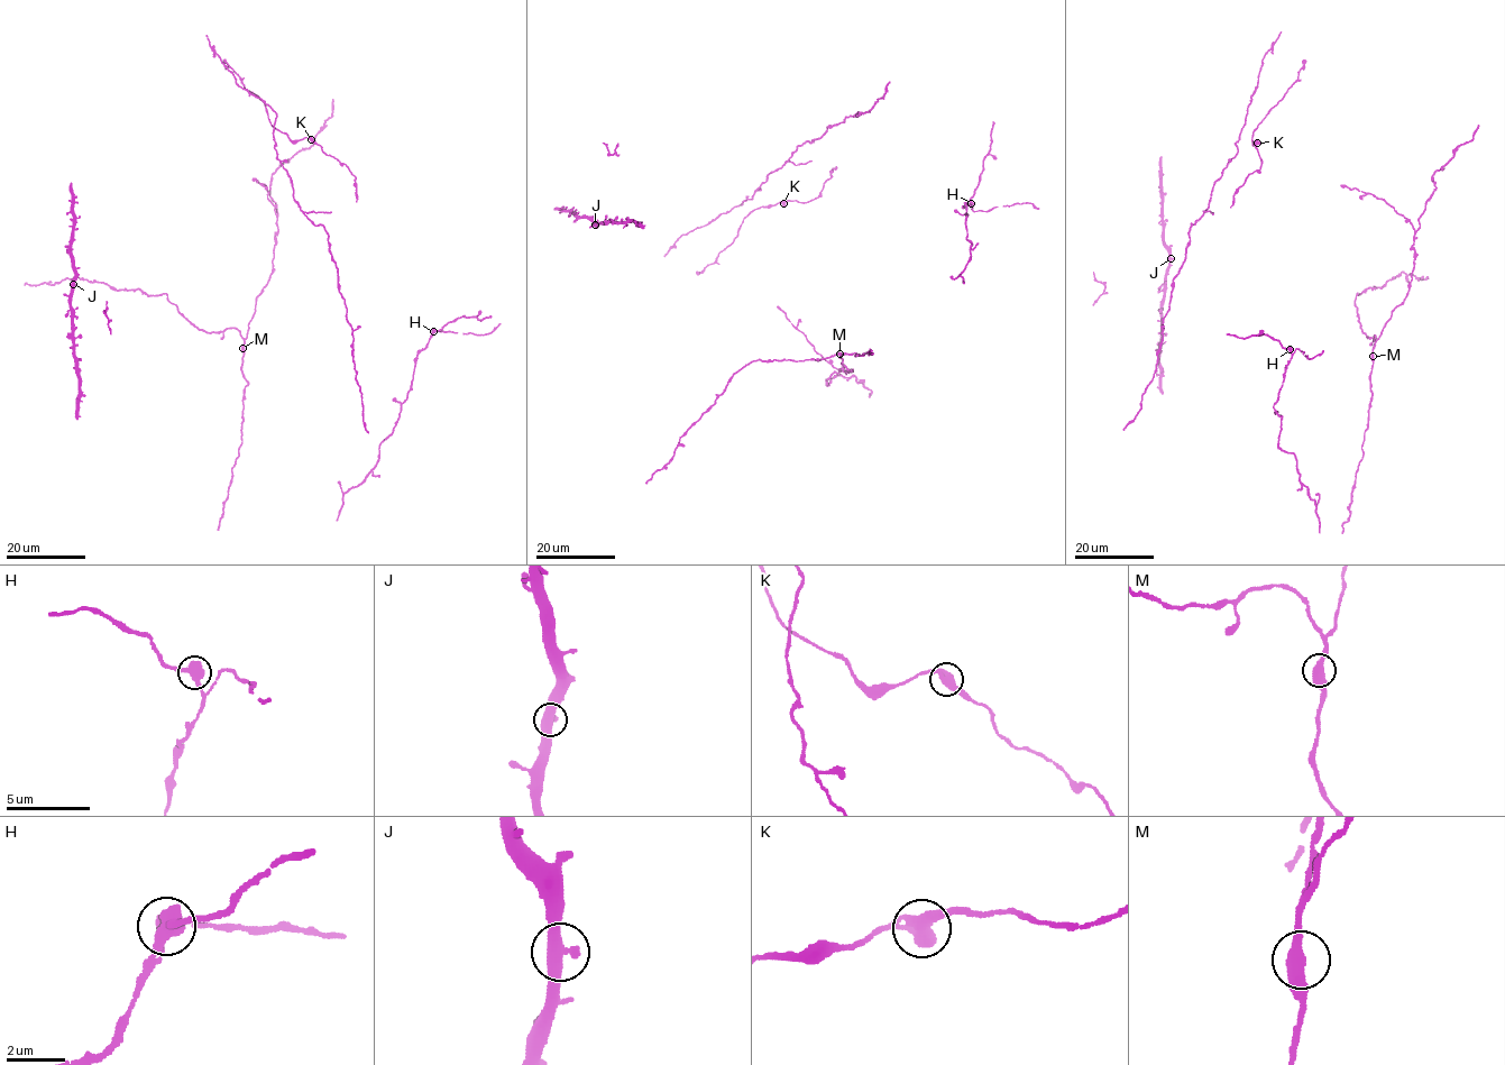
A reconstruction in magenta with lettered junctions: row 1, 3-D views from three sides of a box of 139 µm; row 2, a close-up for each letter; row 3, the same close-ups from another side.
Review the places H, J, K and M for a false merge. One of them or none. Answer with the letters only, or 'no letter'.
no letter

